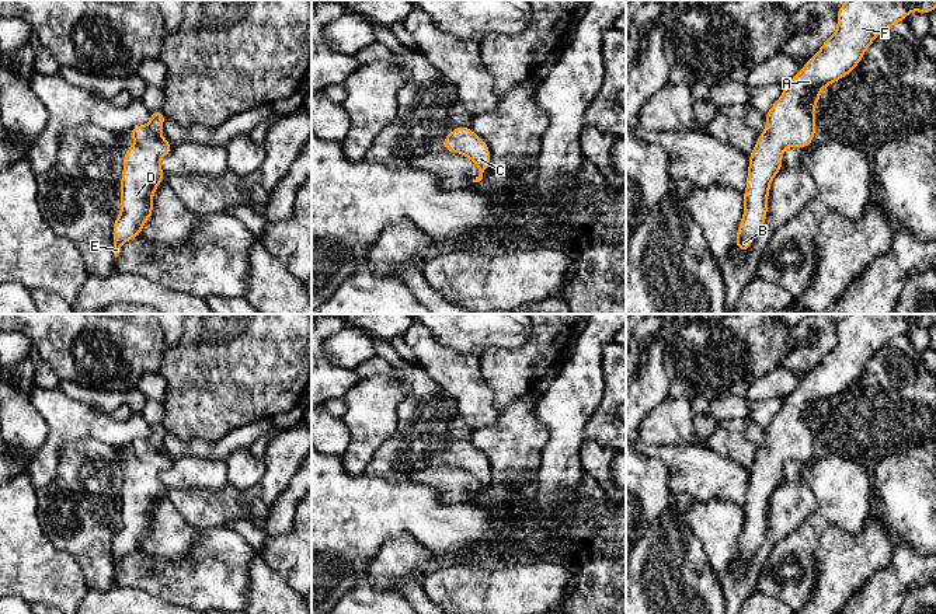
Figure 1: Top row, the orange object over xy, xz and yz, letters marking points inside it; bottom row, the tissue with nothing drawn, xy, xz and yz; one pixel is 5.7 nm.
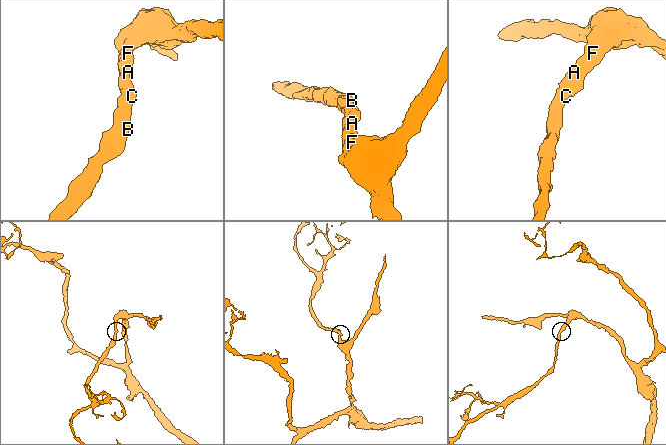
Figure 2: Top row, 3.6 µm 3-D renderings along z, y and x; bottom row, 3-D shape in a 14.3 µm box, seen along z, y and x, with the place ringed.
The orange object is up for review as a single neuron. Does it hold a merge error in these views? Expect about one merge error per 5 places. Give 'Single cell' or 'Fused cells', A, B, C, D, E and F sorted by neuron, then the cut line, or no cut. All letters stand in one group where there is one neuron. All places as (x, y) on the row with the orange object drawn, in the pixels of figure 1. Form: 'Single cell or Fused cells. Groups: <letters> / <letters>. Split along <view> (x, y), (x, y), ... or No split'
Single cell. Groups: A B C D E F. No split

